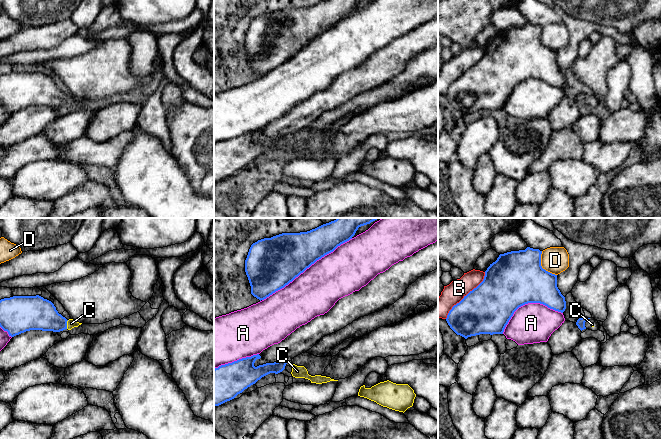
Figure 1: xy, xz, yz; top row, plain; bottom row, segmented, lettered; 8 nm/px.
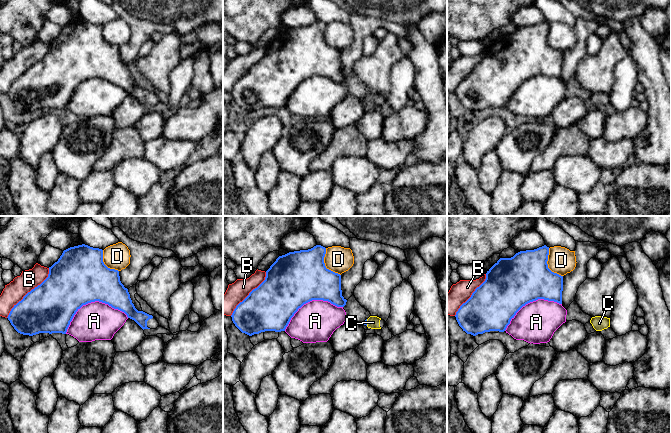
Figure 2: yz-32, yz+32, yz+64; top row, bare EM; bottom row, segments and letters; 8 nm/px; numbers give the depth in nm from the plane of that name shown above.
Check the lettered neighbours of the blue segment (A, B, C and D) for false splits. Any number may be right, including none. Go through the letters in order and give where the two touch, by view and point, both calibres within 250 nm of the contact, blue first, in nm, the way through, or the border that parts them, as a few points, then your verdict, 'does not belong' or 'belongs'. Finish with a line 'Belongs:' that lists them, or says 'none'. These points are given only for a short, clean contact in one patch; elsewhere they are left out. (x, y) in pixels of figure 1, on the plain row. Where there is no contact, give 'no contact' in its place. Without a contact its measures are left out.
A: xz (307, 43) | 400/380 nm | does not belong
B: yz (466, 71) | 400/160 nm | does not belong
C: xy (66, 100) | 260/70 nm | across xy (37, 89), (57, 99), (66, 100), (71, 99) | belongs
D: yz (541, 42) | 440/220 nm | does not belong
Belongs: C

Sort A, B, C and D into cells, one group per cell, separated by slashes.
A / B / C / D

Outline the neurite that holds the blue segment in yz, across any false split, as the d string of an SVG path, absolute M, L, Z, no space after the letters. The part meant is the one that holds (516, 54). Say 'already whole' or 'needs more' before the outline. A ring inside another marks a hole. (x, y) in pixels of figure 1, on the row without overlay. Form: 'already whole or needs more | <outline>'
already whole | M530 23L500 30L485 47L483 57L449 87L446 97L450 104L465 115L480 110L503 110L514 88L528 79L540 79L563 89L566 77L557 63L557 51L542 44L541 30L539 25Z

